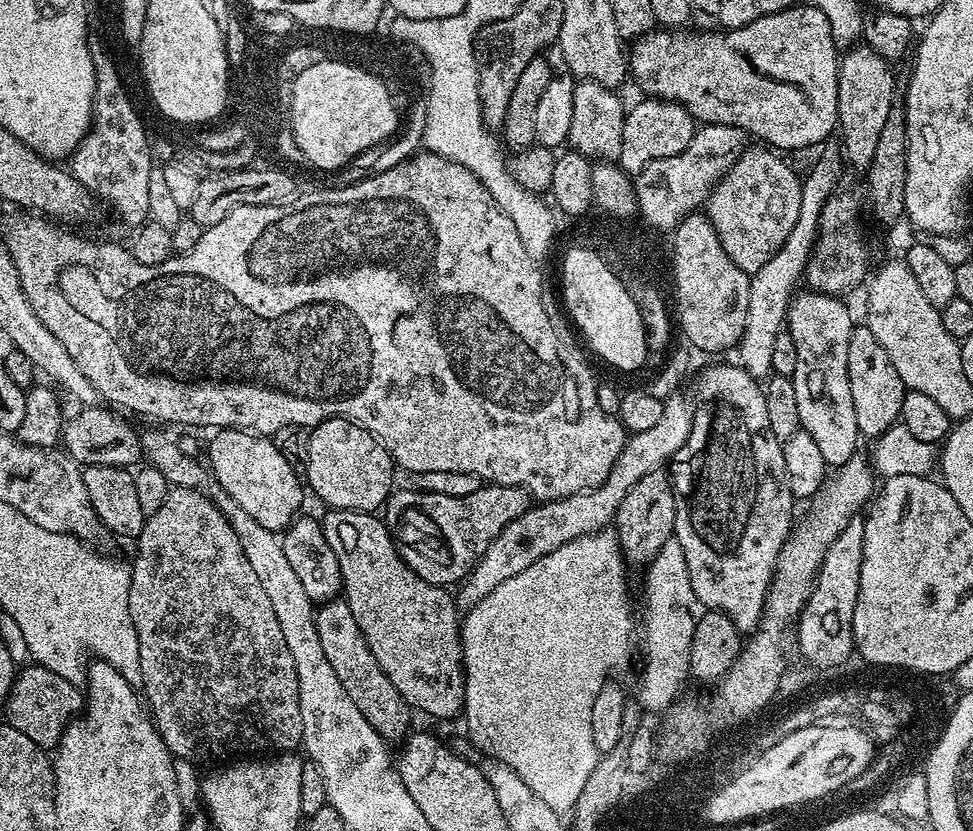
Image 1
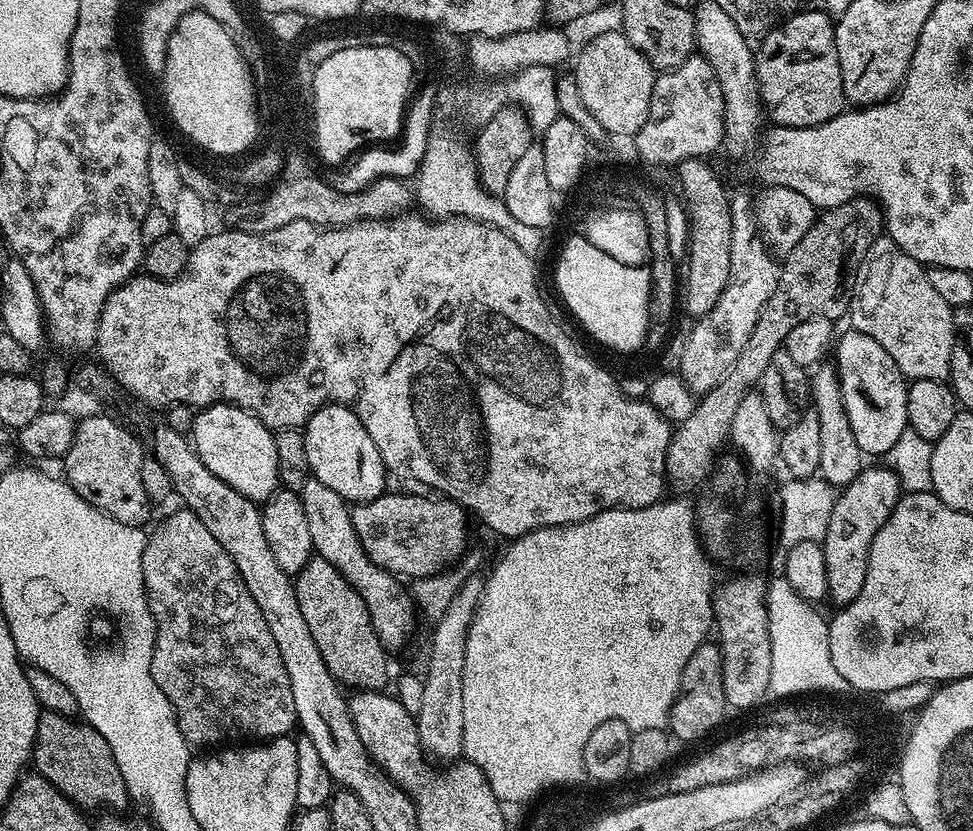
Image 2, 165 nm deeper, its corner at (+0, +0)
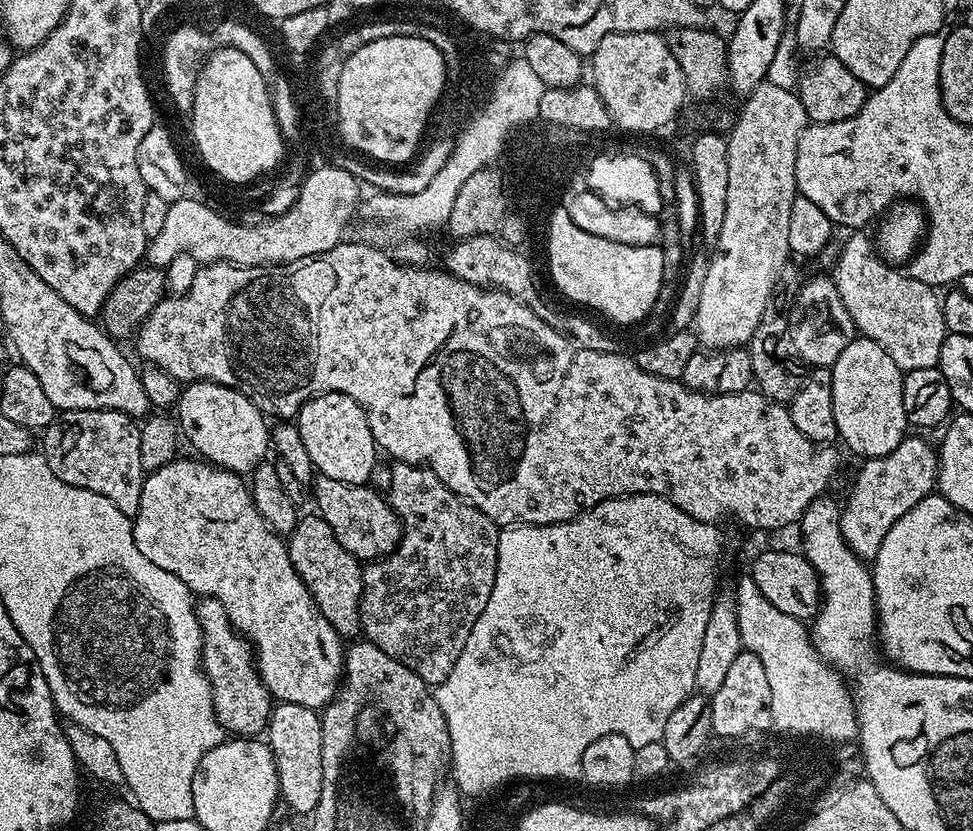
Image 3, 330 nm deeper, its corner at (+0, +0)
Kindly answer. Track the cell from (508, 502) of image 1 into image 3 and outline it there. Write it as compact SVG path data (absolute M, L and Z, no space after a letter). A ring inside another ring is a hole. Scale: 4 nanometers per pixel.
M317 475L310 488L310 496L316 499L315 511L324 519L326 526L334 530L334 538L338 538L338 542L342 542L342 546L346 546L357 560L383 560L400 544L400 519L387 499L368 484L347 484Z

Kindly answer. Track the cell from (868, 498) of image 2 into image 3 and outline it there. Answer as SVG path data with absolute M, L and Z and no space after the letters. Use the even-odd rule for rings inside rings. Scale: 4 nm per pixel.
M908 434L890 454L865 459L861 464L864 465L848 492L848 501L840 508L840 529L846 546L856 557L871 562L878 550L882 550L882 538L890 534L890 526L894 526L910 506L918 506L922 498L933 495L937 487L938 452L923 435Z

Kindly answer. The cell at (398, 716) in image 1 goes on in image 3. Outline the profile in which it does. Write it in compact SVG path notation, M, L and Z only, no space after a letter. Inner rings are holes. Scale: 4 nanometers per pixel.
M318 514L311 515L301 515L294 530L287 533L290 562L294 562L294 570L310 590L318 610L330 622L330 626L334 626L334 630L342 638L355 637L361 631L360 599L364 569L361 561L350 554L350 550L346 550L346 546L342 546L338 538L334 538L334 530L326 526L324 519Z

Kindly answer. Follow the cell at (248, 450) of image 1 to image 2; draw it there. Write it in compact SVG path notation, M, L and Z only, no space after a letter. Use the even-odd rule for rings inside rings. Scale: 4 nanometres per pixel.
M210 404L207 408L196 412L196 421L190 433L190 443L196 449L198 458L210 470L210 474L218 474L226 486L238 490L246 498L263 502L281 487L278 474L278 450L274 450L276 437L273 429L261 422L256 416L251 416L246 410L234 407L233 404Z

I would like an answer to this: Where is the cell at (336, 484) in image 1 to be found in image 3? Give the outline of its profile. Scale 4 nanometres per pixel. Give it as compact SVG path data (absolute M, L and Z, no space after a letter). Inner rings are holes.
M337 392L313 396L302 405L294 423L301 432L310 462L319 475L347 484L369 483L371 470L378 461L378 449L366 414L354 398Z

